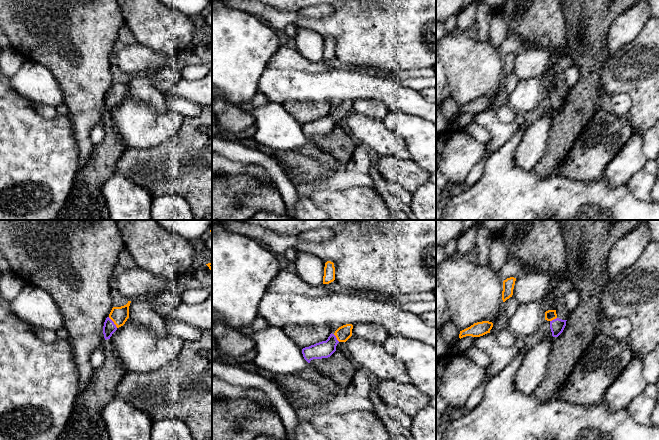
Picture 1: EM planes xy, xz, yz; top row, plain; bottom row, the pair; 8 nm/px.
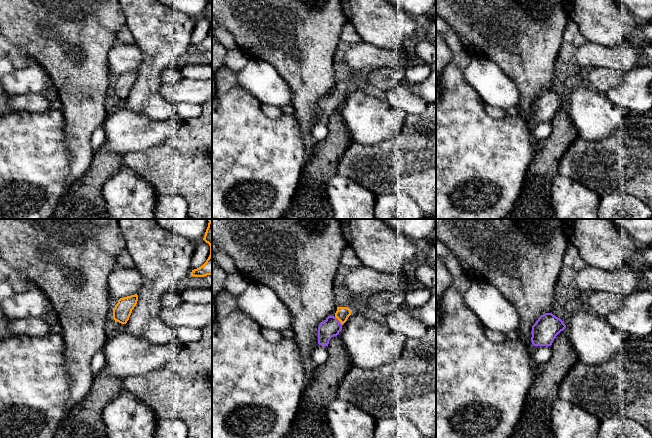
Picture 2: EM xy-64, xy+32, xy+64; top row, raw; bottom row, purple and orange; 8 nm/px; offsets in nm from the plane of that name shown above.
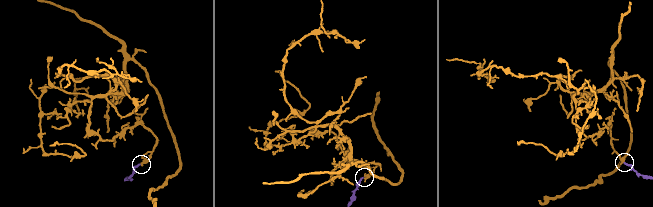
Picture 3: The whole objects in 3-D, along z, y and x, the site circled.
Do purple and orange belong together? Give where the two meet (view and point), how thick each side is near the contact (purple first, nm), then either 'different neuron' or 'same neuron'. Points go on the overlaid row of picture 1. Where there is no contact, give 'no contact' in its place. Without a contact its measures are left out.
contact xy (113, 322); calibres 100 and 140 nm; same neuron

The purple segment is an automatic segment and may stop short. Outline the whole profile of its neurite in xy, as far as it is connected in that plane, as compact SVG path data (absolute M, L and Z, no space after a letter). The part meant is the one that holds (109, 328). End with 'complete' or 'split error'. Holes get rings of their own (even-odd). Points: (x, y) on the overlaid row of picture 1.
M131 301L121 307L113 307L103 326L105 340L110 339L112 334L125 324L129 318L129 306Z; split error

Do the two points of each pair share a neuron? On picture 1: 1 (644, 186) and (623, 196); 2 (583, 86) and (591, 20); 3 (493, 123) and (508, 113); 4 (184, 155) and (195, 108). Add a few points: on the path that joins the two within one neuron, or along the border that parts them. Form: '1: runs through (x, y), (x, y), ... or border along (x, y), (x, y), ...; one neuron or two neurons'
1: runs through (639, 189), (632, 196), (628, 196); one neuron
2: runs through (589, 70), (589, 36); one neuron
3: border along (494, 111), (501, 121), (514, 121); two neurons
4: border along (201, 109), (198, 115), (183, 118); two neurons

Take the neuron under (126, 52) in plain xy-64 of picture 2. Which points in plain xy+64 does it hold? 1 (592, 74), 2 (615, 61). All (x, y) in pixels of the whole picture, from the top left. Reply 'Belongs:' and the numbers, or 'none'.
Belongs: 2

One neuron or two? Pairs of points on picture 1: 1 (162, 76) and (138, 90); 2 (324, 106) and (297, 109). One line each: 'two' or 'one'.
1: two
2: one

